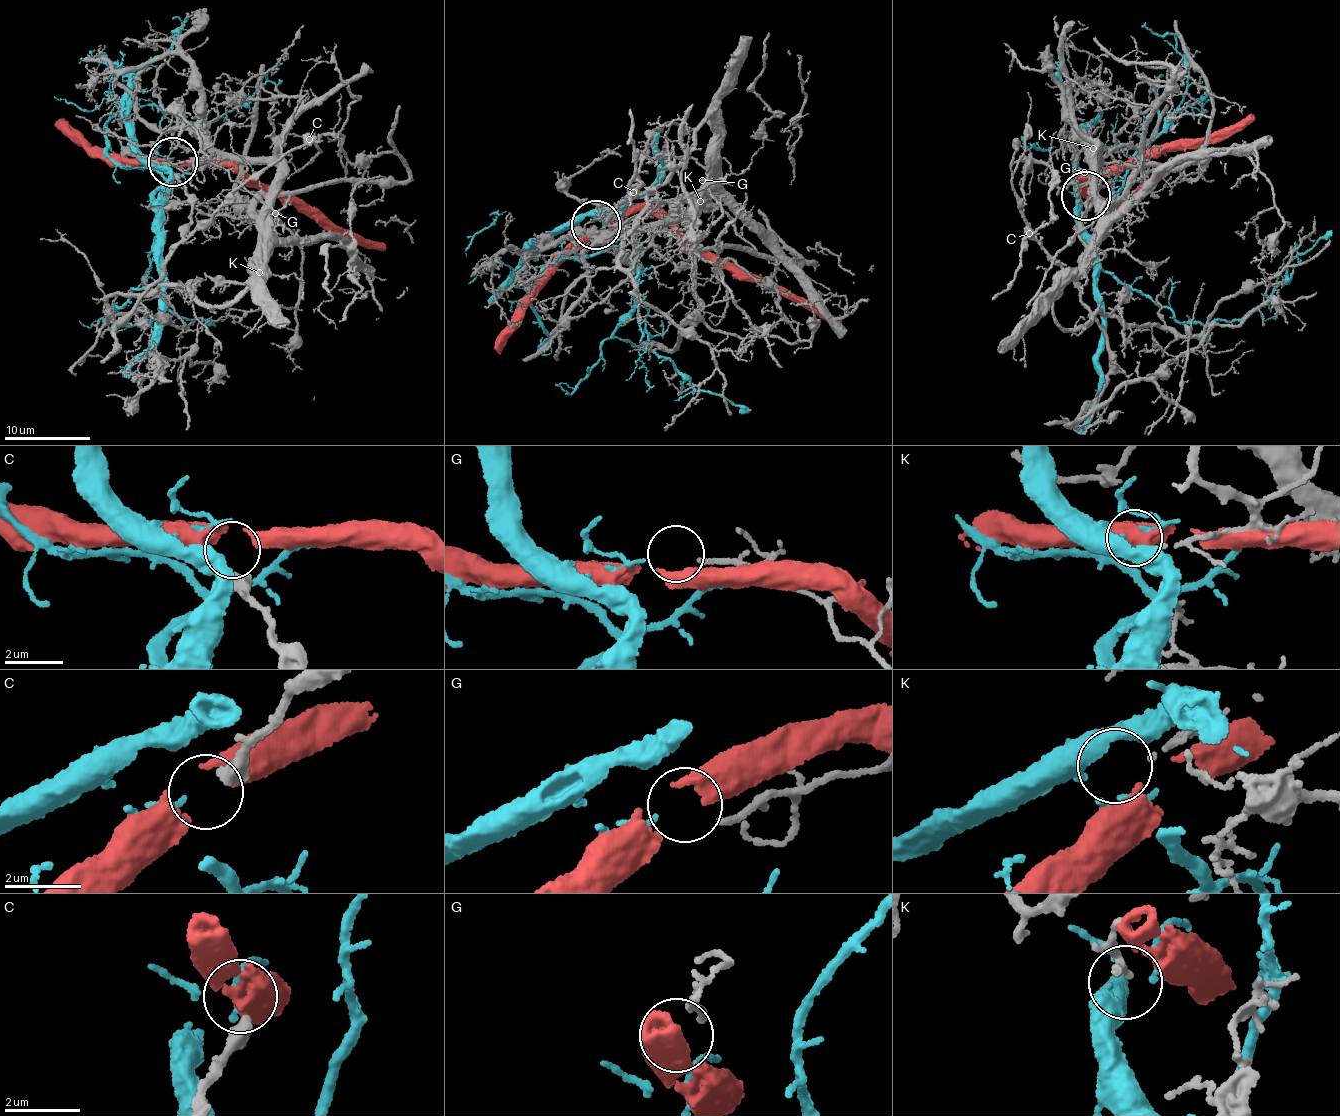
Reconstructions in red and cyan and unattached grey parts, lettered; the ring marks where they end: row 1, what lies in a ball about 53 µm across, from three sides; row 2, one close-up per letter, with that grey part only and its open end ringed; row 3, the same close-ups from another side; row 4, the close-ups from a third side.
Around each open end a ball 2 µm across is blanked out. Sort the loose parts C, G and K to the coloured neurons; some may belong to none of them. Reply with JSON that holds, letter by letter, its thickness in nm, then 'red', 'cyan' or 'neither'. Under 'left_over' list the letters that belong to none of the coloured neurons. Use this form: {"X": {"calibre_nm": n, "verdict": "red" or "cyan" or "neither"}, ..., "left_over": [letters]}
{"C": {"calibre_nm": 440, "verdict": "neither"}, "G": {"calibre_nm": 170, "verdict": "cyan"}, "K": {"calibre_nm": 100, "verdict": "neither"}, "left_over": ["C", "K"]}

